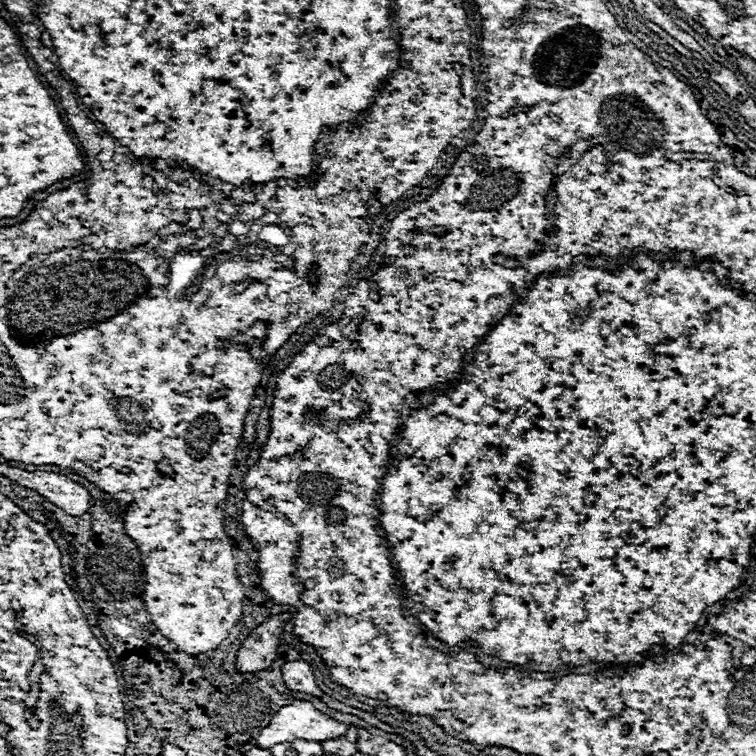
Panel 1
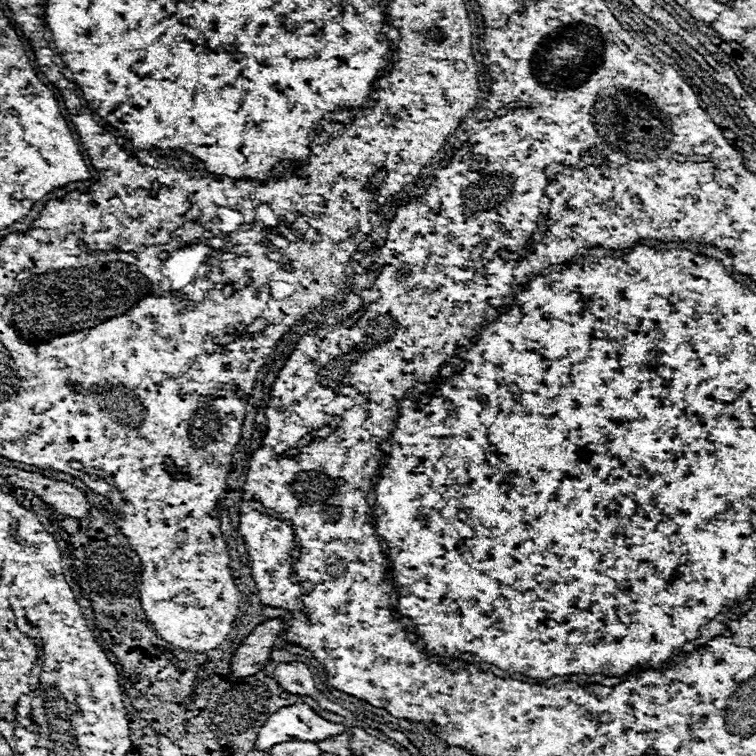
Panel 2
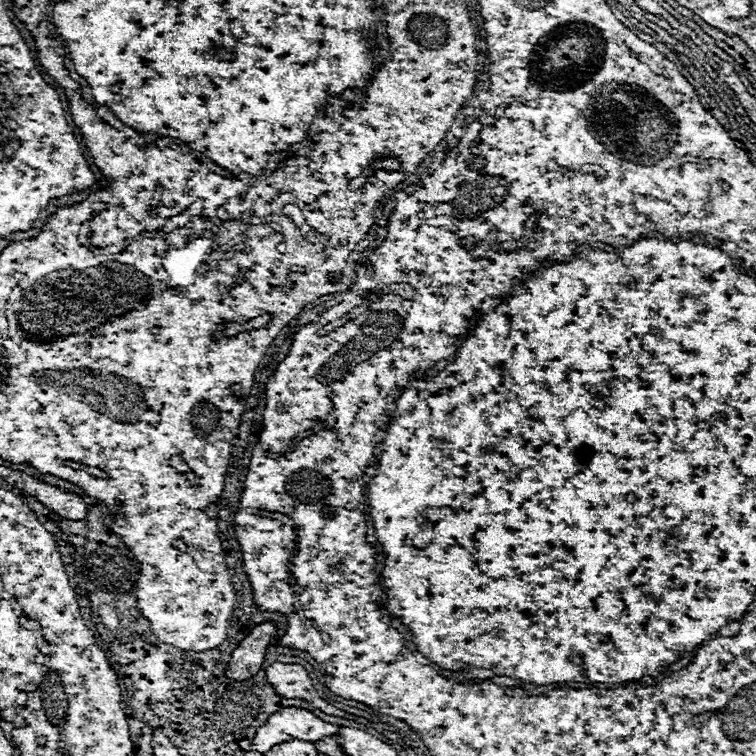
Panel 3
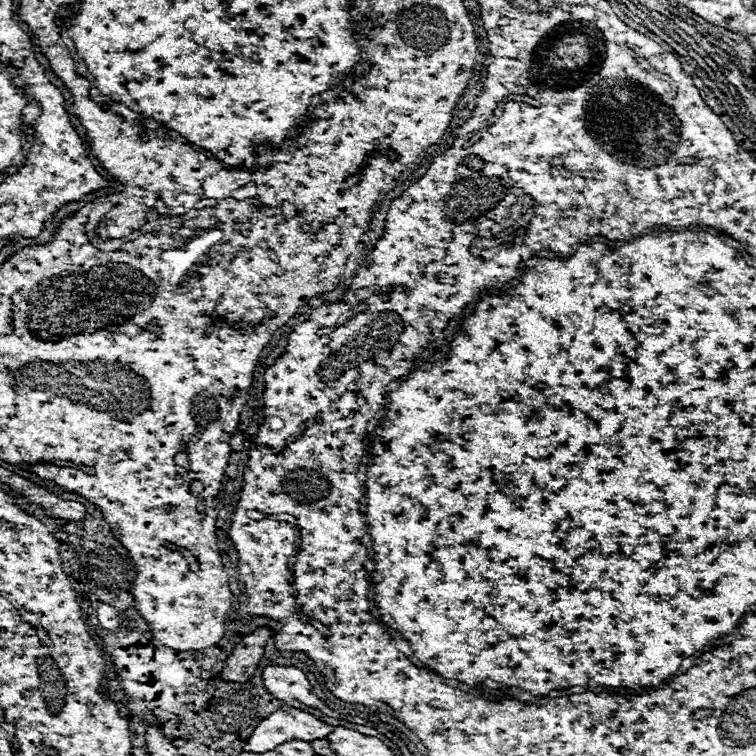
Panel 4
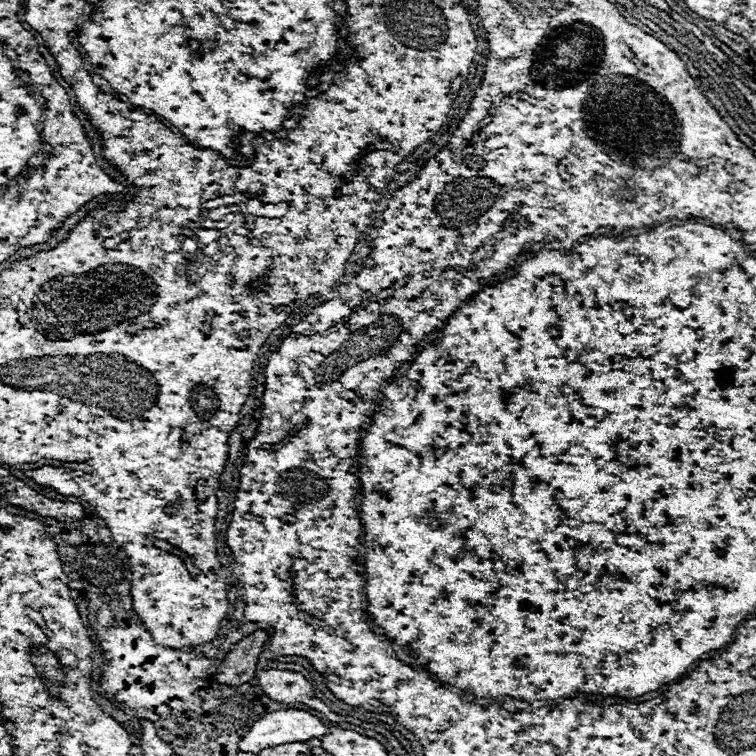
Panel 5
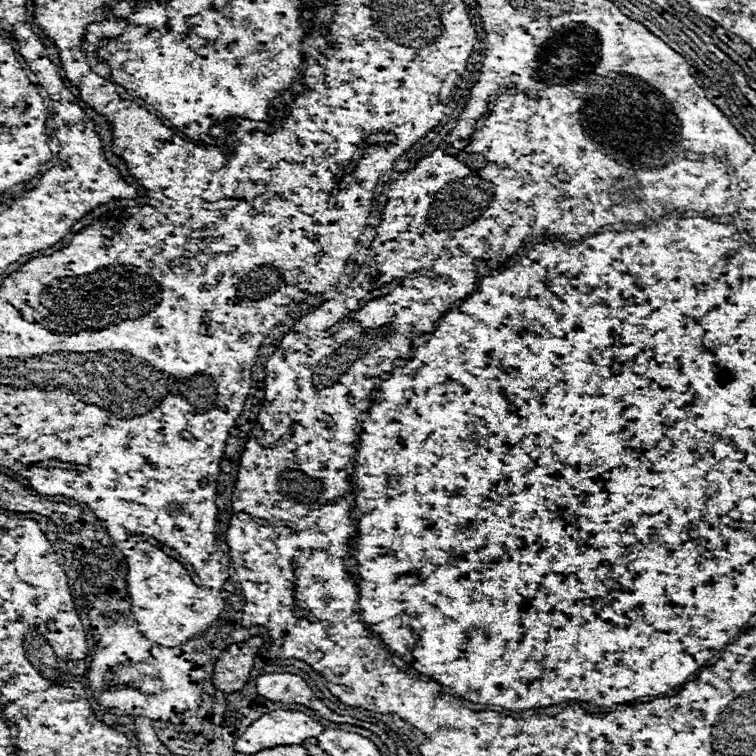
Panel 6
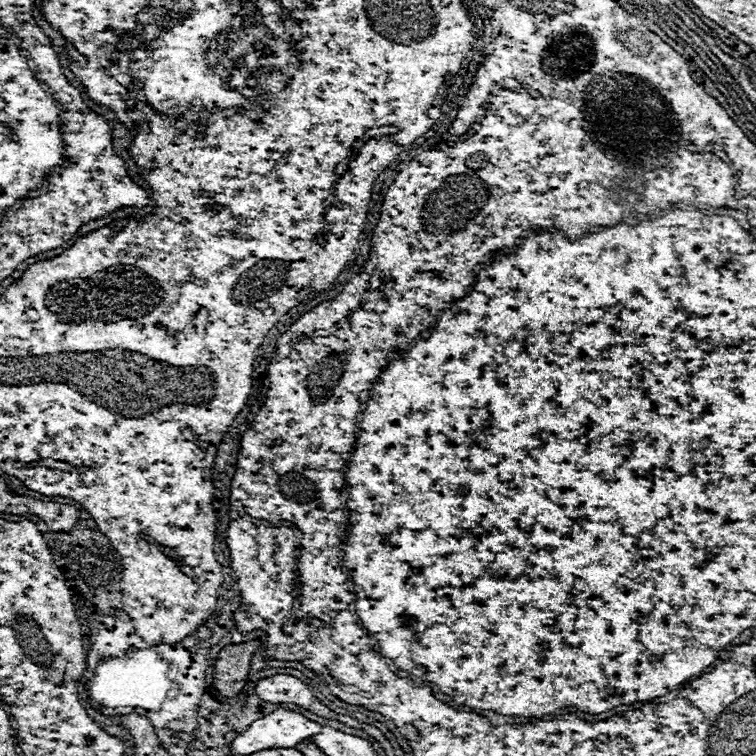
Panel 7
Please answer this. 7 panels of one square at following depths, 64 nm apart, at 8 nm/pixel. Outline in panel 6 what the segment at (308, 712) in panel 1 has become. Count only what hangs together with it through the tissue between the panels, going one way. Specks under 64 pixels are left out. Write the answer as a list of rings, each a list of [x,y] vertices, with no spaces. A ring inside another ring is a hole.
[[[274,710],[252,722],[246,734],[236,740],[236,752],[256,754],[274,746],[302,744],[308,738],[316,738],[324,732],[324,726],[304,712]]]

